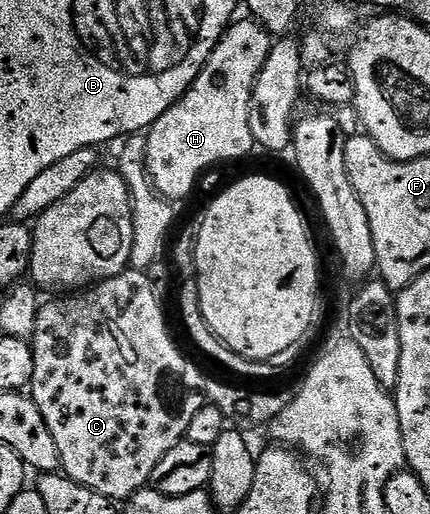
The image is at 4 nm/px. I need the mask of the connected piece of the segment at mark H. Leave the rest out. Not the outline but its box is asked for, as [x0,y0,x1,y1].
[144,19,274,203]

